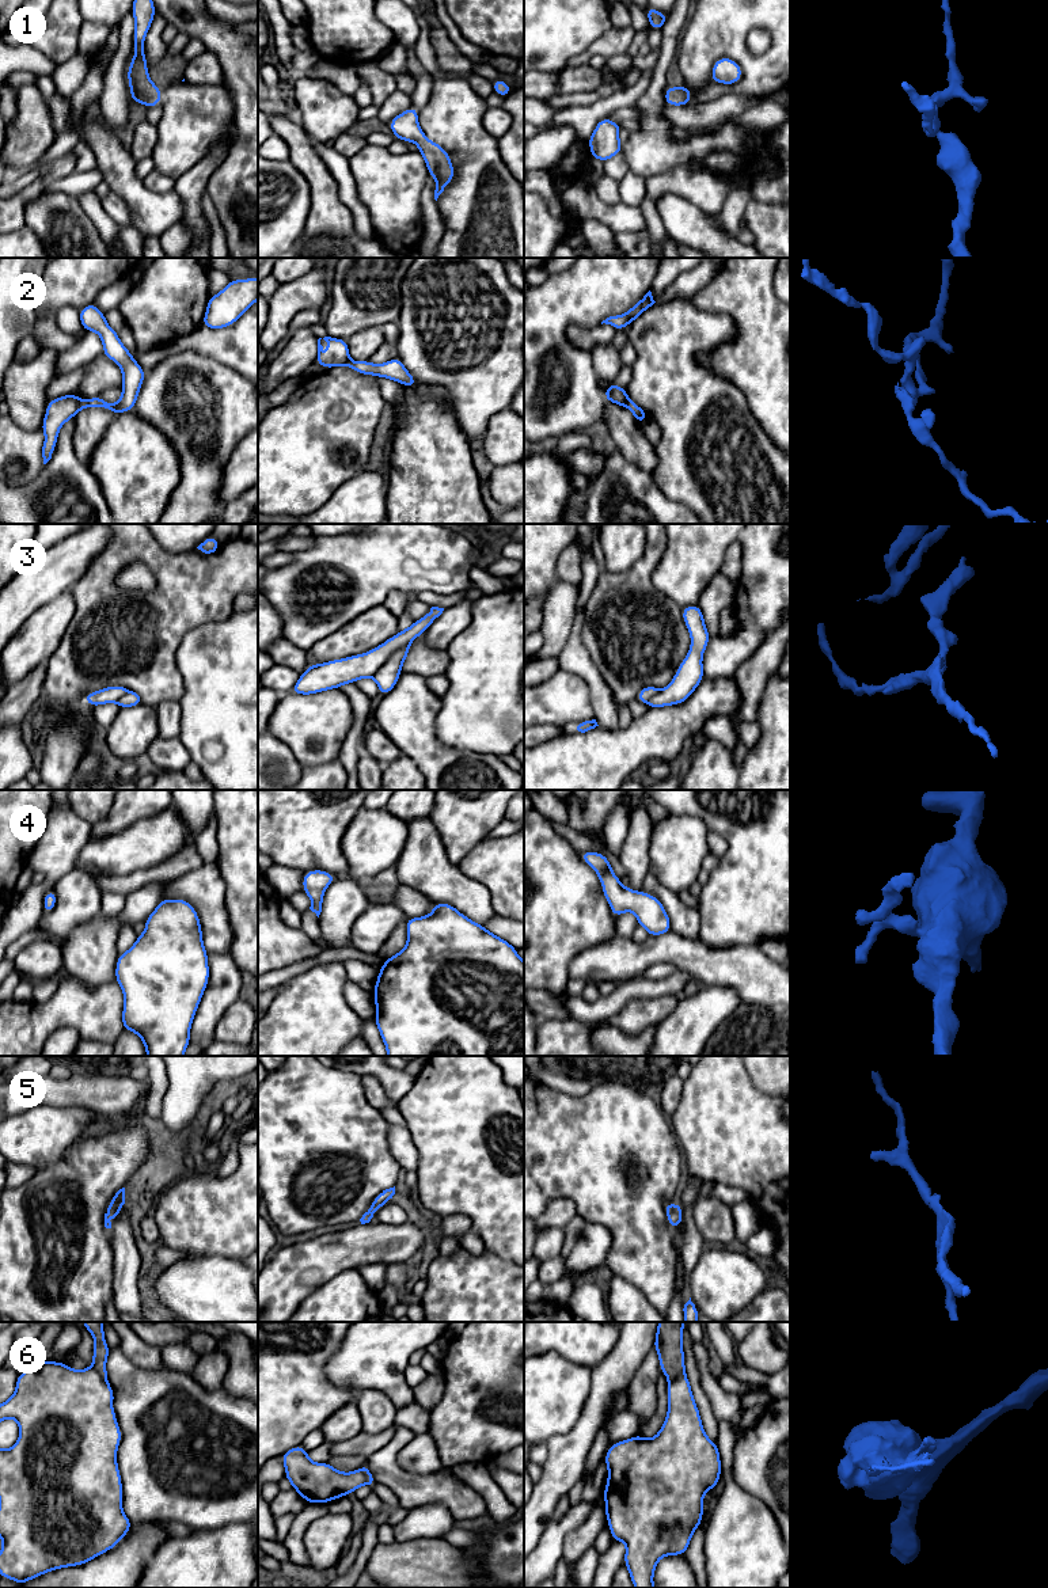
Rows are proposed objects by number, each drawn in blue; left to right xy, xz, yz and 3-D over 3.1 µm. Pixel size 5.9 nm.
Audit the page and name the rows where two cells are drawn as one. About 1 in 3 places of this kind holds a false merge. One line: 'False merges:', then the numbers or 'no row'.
False merges: 2, 3, 6

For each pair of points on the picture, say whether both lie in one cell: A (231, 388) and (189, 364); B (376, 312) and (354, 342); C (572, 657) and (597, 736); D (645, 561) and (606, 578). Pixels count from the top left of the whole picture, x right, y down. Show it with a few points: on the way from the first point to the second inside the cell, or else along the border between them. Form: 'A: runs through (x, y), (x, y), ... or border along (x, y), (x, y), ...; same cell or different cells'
A: runs through (220, 388), (213, 388), (200, 375); same cell
B: border along (379, 326), (360, 329), (346, 339); different cells
C: border along (599, 725), (607, 729), (618, 728); different cells
D: runs through (637, 570), (629, 578), (615, 578); same cell

